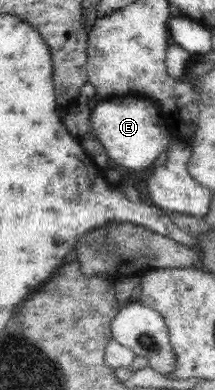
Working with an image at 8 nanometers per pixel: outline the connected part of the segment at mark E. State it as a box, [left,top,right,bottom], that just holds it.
[88,97,172,170]

